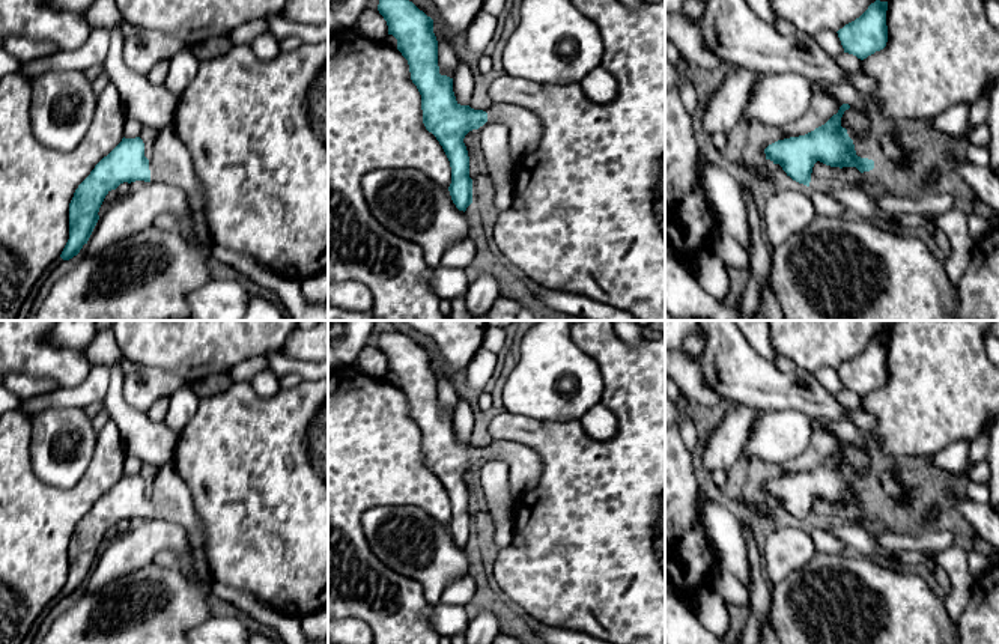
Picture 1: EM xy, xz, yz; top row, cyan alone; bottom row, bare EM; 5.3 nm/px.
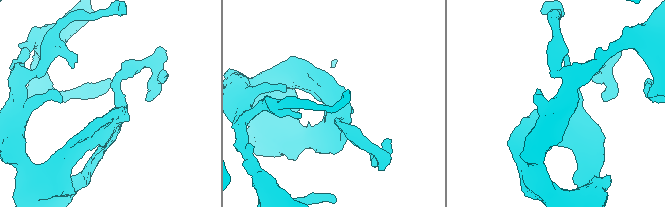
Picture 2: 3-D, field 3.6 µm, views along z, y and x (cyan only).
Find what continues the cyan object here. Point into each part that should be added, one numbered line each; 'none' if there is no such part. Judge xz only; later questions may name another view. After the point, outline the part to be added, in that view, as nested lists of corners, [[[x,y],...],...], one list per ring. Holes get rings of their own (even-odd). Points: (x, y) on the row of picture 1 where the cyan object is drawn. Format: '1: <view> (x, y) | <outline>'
1: xz (524, 127) | [[[492,102],[486,113],[487,120],[507,125],[510,153],[515,163],[537,147],[542,135],[542,123],[536,113],[509,102]]]

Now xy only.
1: xy (170, 163) | [[[175,123],[158,131],[149,158],[150,182],[176,185],[187,194],[194,230],[200,244],[212,245],[208,218],[205,212],[205,196],[194,173],[193,159],[179,138]]]

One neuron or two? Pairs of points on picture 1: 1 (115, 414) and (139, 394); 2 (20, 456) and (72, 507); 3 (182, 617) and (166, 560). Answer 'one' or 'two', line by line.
1: two
2: one
3: two

